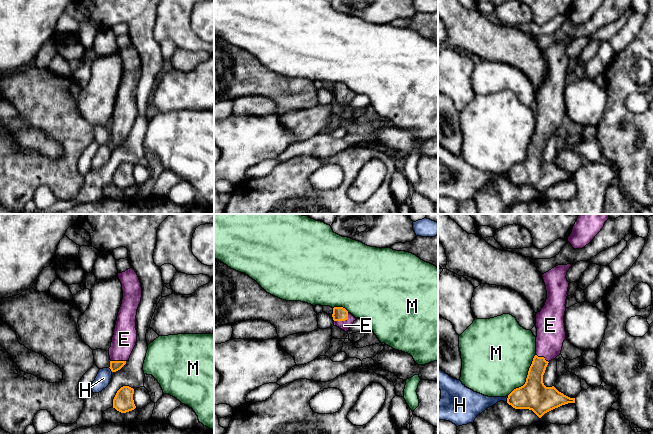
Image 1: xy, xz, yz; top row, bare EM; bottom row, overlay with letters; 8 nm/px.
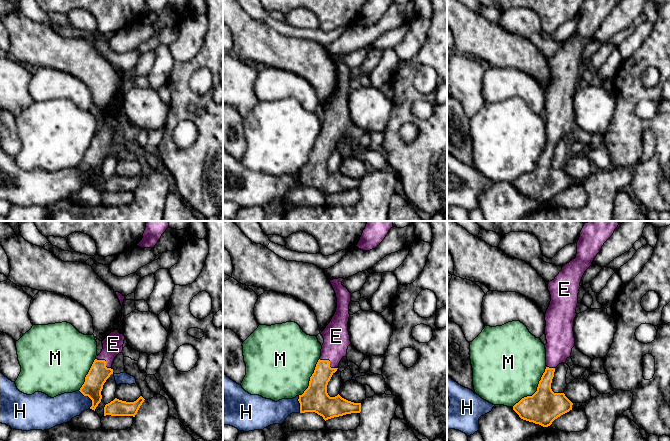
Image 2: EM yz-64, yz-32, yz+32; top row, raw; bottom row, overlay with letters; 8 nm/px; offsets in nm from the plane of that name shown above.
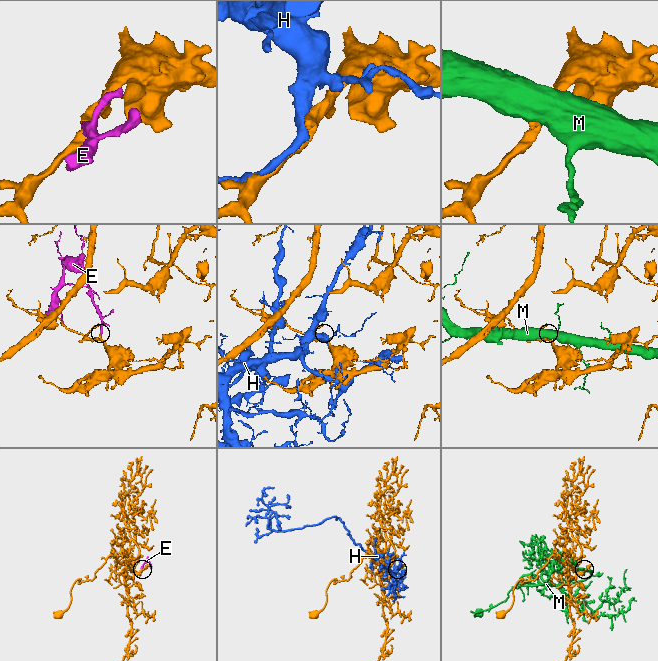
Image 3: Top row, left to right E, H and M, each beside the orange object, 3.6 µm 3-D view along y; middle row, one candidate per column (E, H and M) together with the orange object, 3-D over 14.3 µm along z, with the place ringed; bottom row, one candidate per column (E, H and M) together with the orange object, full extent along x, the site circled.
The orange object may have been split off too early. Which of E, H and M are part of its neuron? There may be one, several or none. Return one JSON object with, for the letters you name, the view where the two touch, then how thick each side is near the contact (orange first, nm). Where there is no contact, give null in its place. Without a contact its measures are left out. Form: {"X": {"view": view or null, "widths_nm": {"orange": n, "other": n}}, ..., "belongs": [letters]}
{"E": {"view": "xz", "widths_nm": {"orange": 110, "other": 80}}, "belongs": ["E"]}

